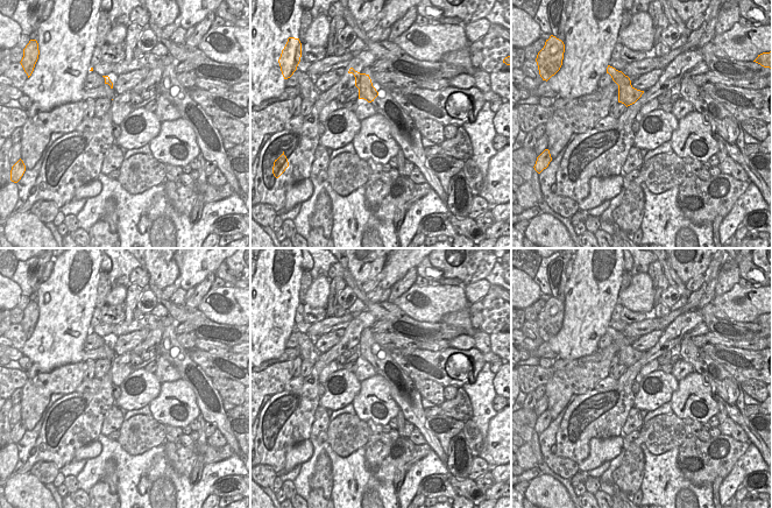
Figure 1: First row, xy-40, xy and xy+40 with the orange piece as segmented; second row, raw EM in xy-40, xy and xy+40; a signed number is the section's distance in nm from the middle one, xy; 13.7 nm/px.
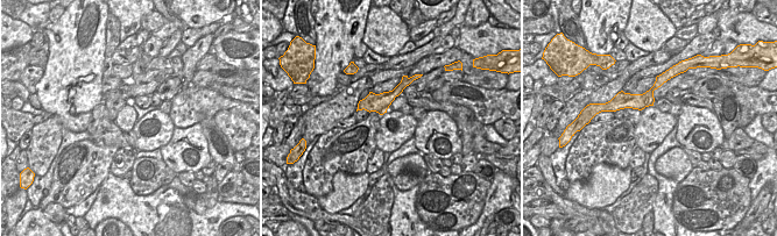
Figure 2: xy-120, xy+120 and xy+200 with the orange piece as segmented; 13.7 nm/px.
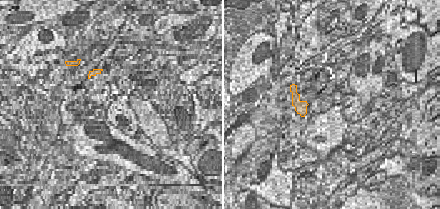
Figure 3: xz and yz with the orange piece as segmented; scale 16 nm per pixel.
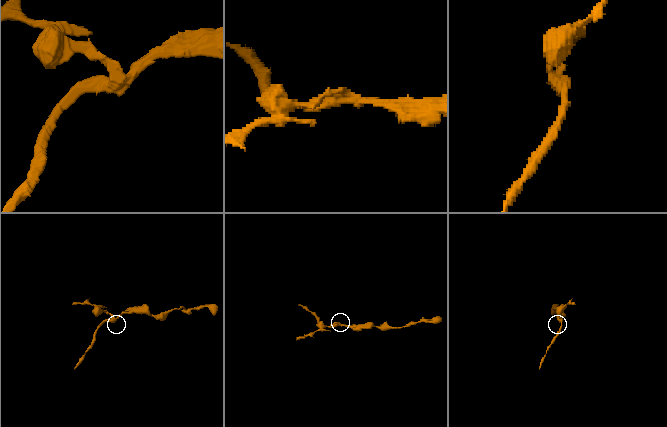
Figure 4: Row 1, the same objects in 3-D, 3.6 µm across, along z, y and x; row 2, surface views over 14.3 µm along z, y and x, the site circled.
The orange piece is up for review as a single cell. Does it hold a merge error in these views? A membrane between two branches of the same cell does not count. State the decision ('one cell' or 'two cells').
two cells

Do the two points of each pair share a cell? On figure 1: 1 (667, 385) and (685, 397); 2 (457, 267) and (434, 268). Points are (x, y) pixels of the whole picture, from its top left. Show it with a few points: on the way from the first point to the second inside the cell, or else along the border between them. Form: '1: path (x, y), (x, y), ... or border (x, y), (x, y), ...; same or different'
1: border (678, 381), (678, 388), (668, 401); different
2: border (448, 260), (440, 287); different

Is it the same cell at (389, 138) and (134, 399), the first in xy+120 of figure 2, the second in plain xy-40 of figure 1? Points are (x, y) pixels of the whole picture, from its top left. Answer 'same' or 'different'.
same

